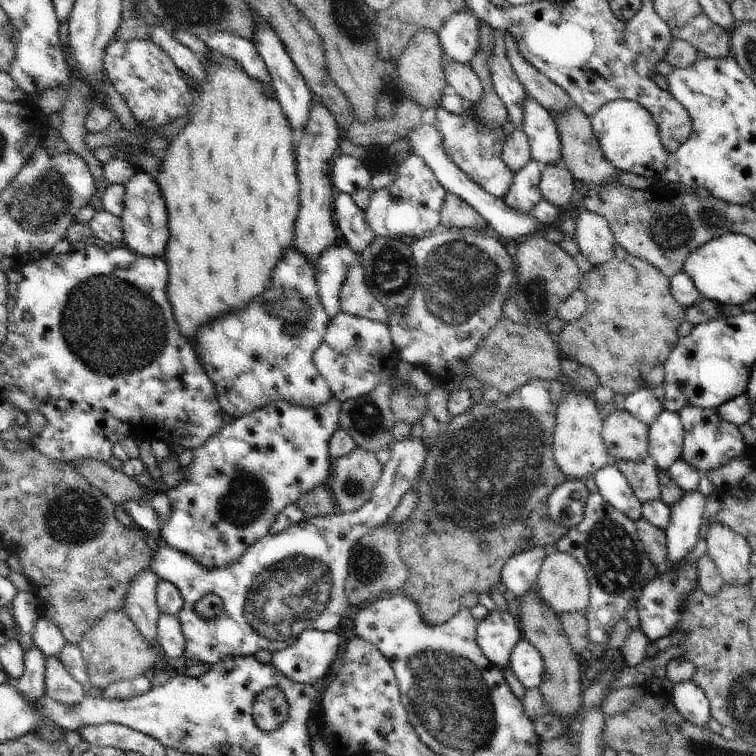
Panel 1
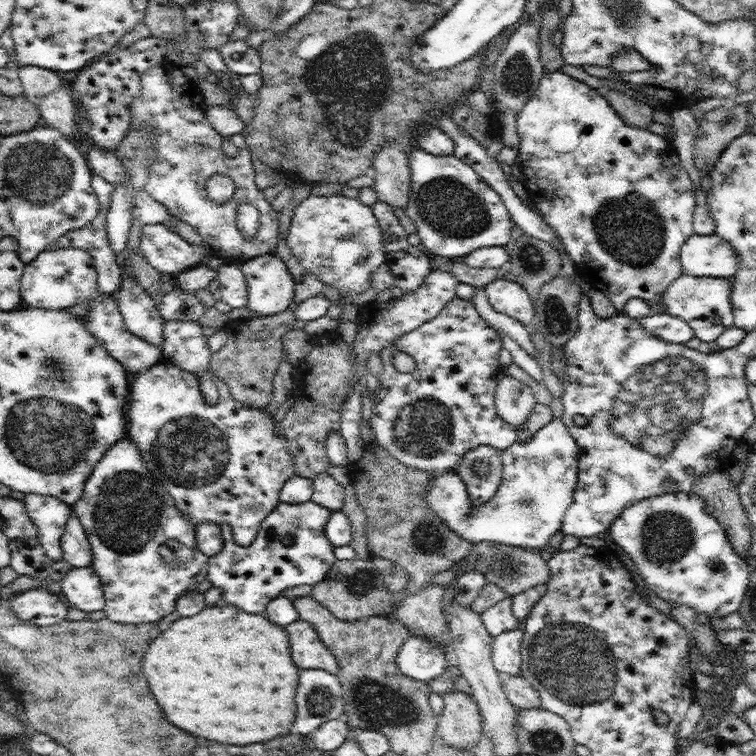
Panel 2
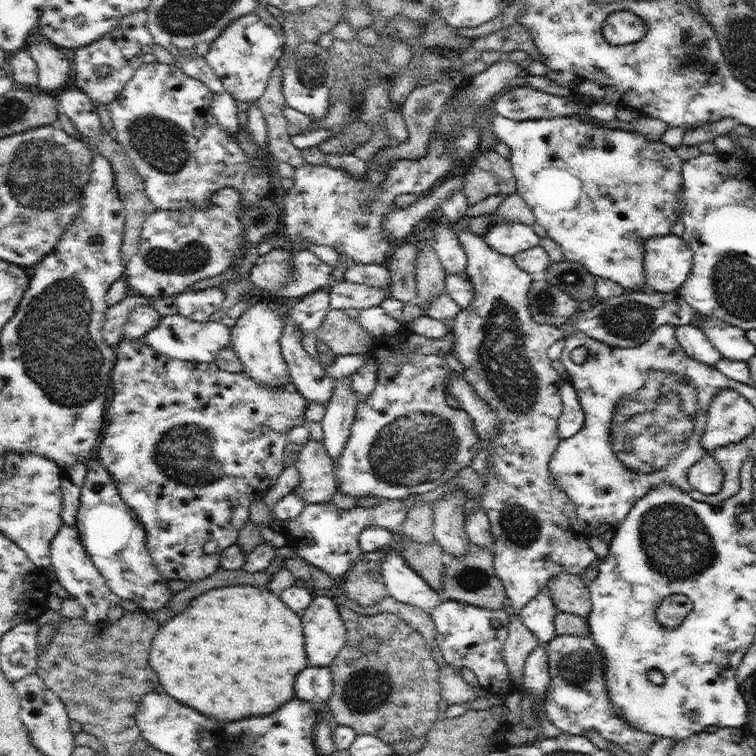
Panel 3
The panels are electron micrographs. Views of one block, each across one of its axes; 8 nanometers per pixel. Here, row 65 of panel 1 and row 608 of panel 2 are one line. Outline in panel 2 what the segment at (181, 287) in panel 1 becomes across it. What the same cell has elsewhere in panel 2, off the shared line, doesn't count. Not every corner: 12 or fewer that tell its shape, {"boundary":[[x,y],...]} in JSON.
{"boundary":[[221,603],[142,668],[174,726],[246,746],[290,732],[285,627]]}

